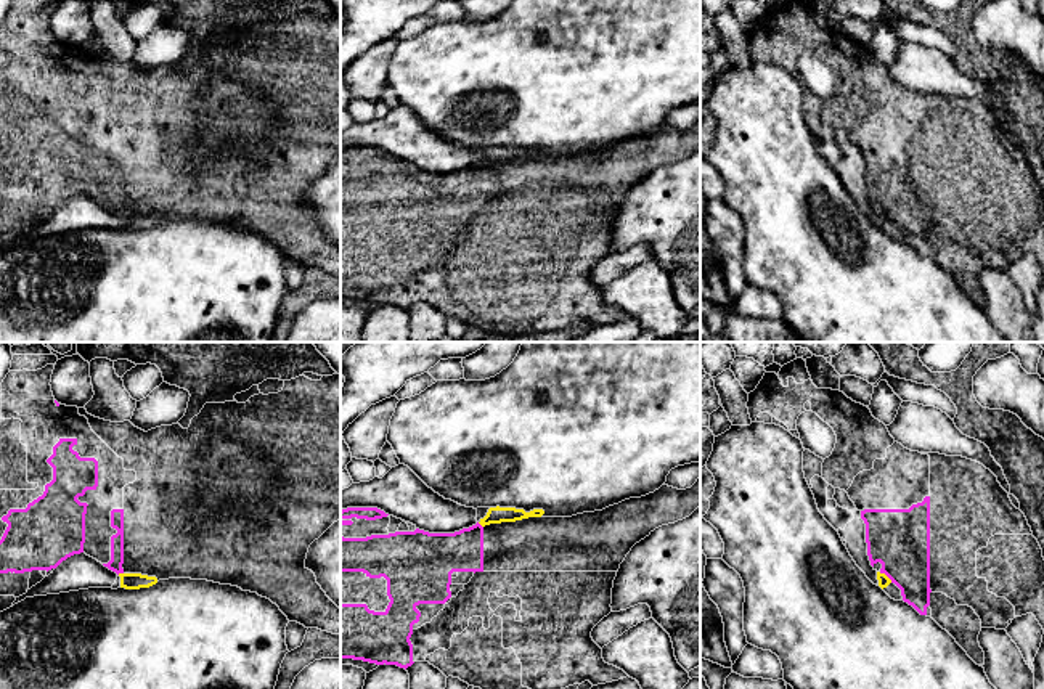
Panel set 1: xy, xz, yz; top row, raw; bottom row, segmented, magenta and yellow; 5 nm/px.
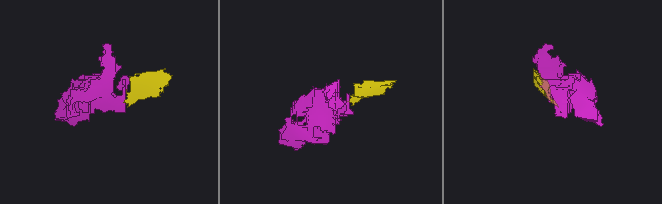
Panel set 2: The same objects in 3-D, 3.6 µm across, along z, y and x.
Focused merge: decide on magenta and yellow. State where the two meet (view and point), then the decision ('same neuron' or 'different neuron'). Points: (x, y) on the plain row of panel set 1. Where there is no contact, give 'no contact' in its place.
contact yz (885, 214); different neuron

